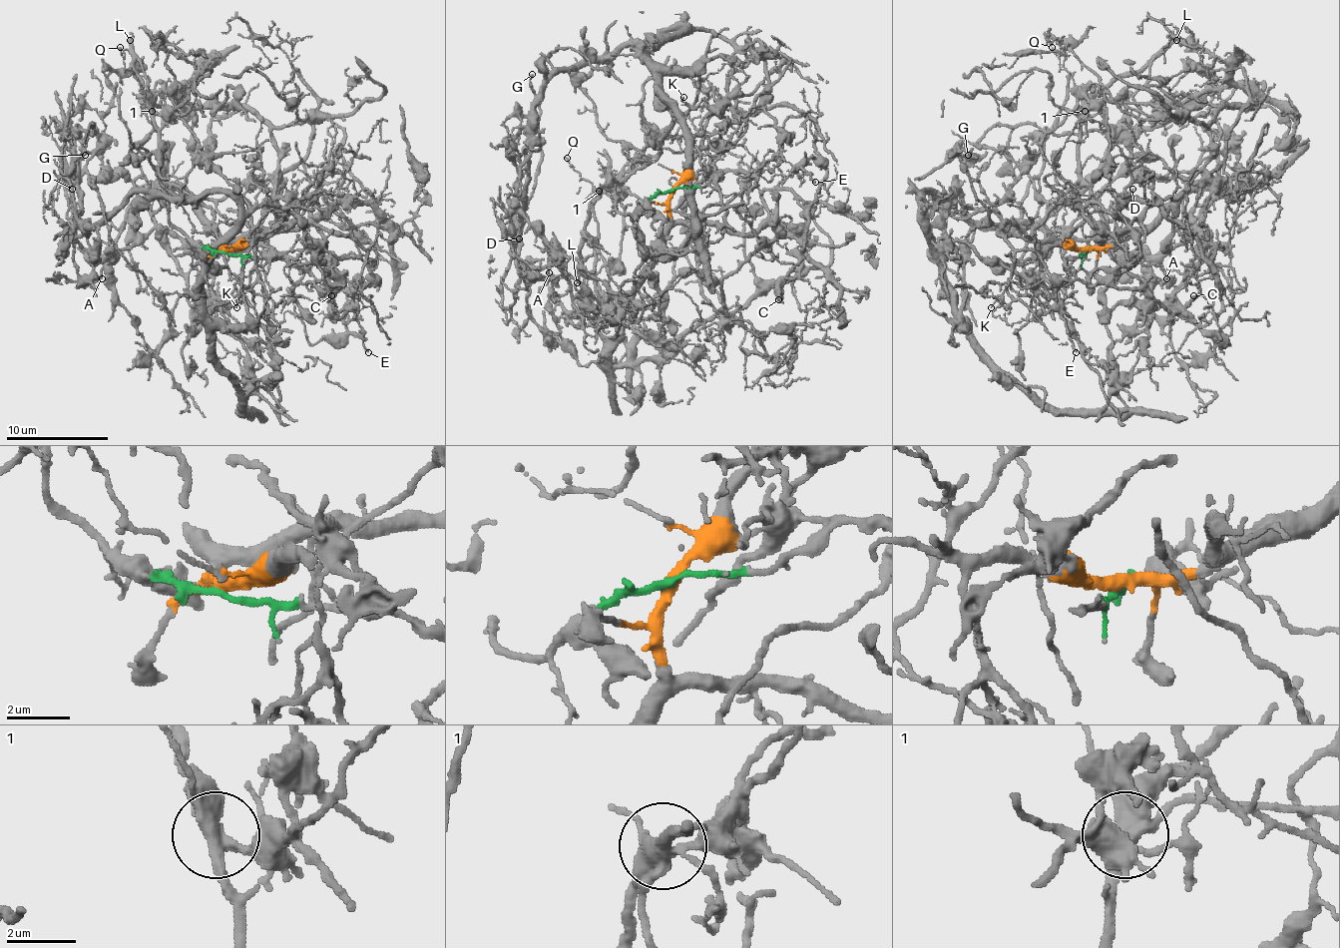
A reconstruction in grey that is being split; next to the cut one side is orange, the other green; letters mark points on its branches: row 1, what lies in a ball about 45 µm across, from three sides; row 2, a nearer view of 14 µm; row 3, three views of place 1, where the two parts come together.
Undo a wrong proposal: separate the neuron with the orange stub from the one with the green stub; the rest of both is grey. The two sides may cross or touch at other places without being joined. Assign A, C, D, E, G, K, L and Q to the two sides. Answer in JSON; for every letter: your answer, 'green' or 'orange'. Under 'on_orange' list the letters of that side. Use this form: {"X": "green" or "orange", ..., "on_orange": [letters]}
{"A": "orange", "C": "orange", "D": "orange", "E": "orange", "G": "orange", "K": "green", "L": "green", "Q": "green", "on_orange": ["A", "C", "D", "E", "G"]}

